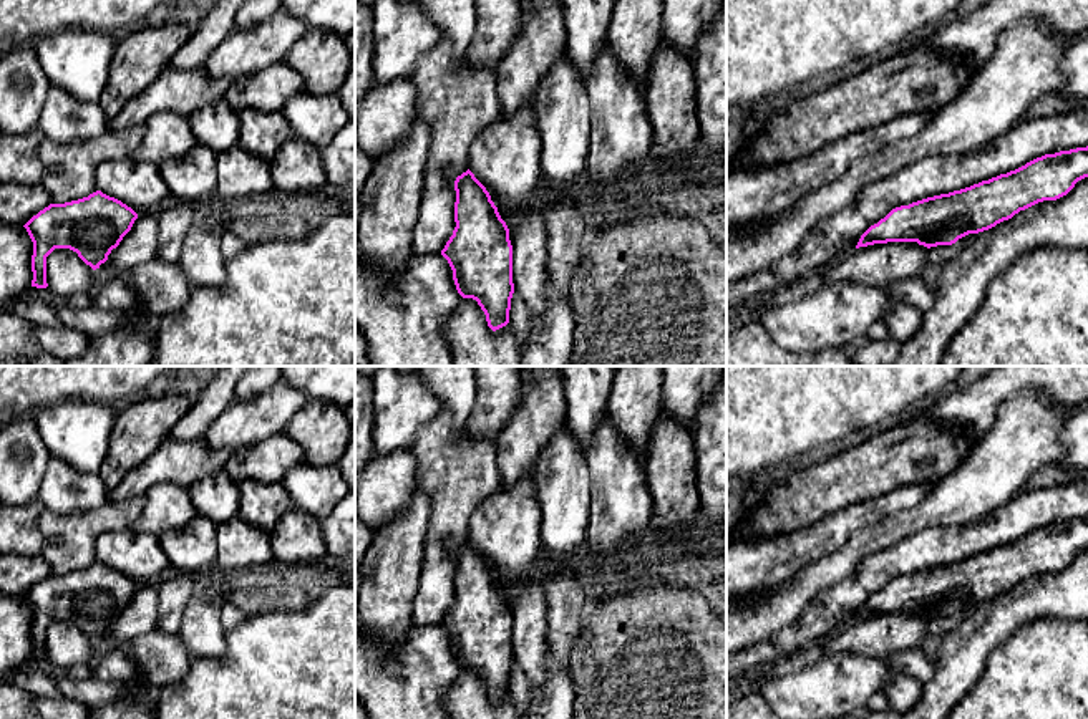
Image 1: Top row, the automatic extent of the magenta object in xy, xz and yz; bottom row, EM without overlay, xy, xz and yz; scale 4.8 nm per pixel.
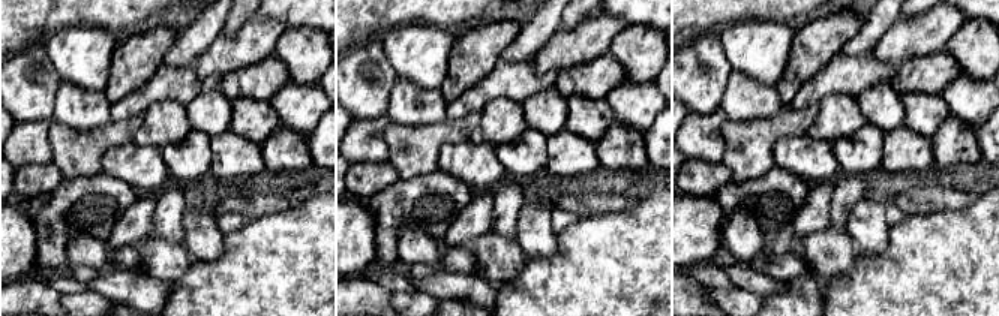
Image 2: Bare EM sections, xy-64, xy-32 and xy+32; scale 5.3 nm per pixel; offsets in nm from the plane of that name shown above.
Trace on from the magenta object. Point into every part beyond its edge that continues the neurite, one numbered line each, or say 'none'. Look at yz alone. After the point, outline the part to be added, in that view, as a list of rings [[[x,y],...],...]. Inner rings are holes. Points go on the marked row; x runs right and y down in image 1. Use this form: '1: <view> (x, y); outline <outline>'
none

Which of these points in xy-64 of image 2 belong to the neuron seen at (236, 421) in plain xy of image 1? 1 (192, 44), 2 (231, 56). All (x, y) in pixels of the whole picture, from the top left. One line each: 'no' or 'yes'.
1: no
2: yes

